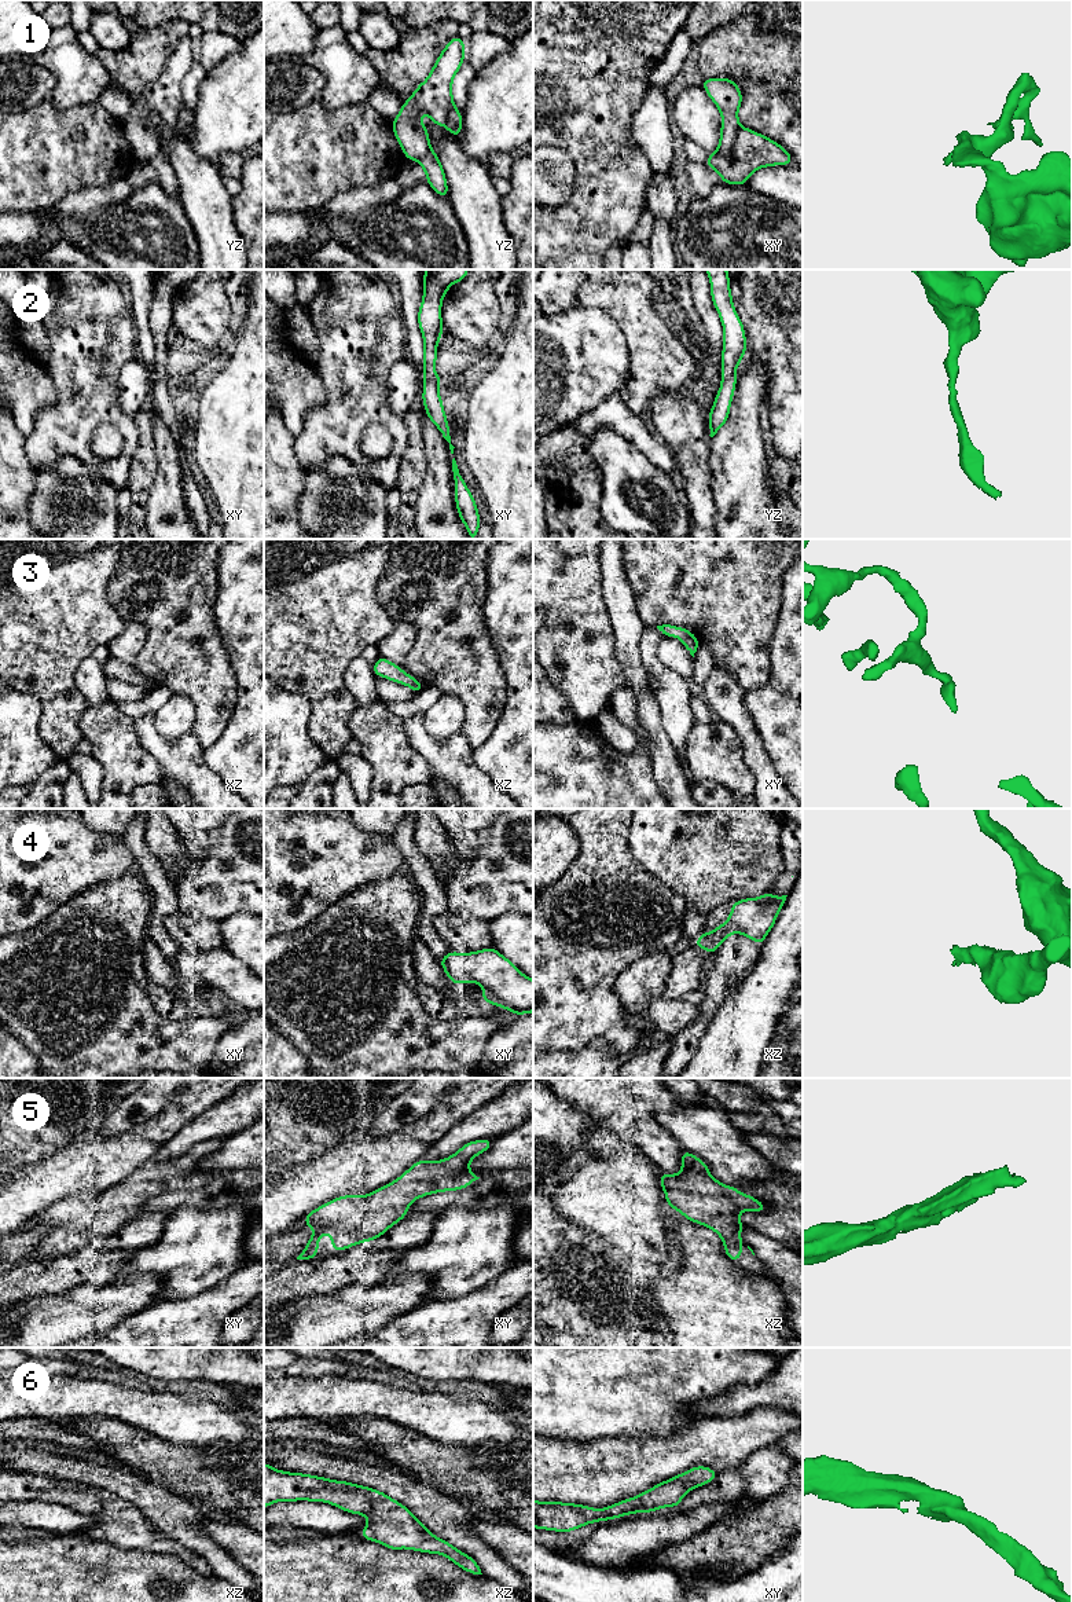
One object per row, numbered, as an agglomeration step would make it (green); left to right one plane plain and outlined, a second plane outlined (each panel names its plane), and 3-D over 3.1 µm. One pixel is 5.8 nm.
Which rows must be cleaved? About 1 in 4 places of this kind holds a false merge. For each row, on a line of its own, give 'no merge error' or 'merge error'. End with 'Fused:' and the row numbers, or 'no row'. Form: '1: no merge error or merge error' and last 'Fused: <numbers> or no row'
1: merge error
2: no merge error
3: no merge error
4: no merge error
5: no merge error
6: no merge error
Fused: 1

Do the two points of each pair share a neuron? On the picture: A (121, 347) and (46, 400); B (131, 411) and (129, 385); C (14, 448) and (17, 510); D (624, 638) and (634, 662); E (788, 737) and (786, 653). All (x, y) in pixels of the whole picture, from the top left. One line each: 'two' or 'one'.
A: two
B: one
C: one
D: one
E: one

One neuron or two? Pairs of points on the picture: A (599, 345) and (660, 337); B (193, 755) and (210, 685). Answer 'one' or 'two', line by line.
A: two
B: two

